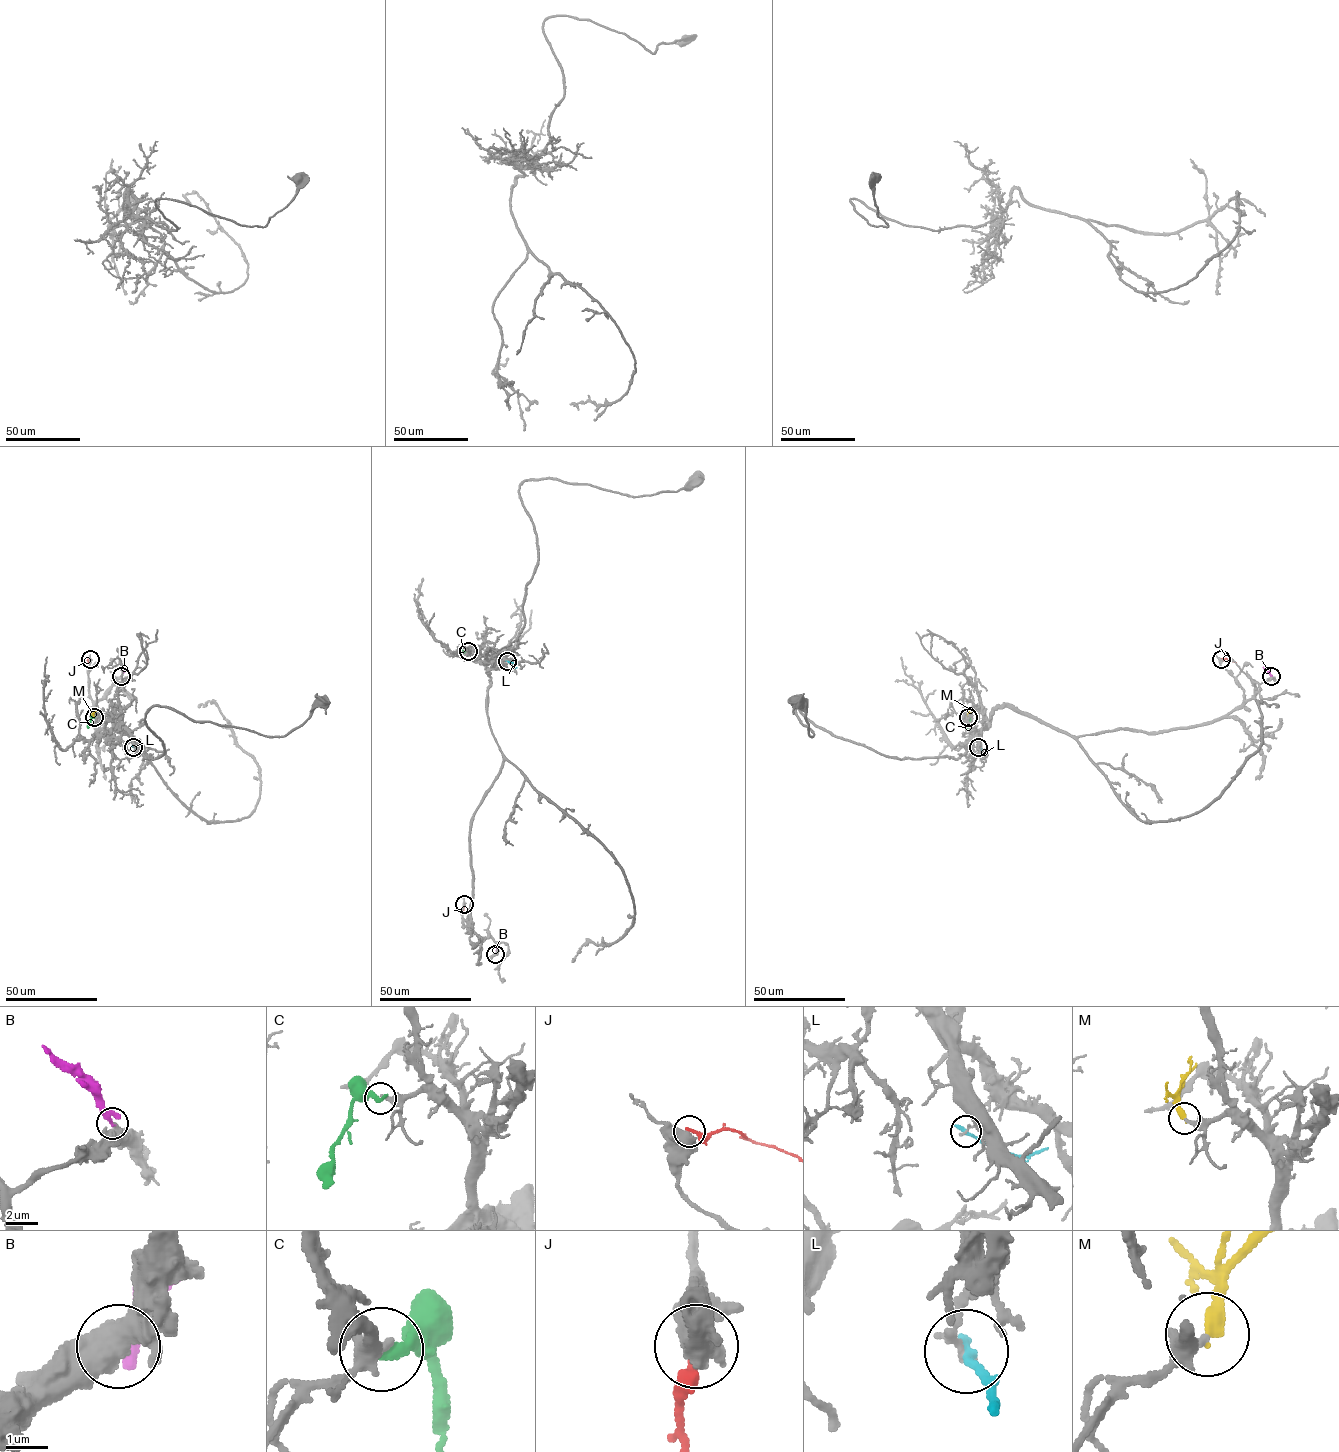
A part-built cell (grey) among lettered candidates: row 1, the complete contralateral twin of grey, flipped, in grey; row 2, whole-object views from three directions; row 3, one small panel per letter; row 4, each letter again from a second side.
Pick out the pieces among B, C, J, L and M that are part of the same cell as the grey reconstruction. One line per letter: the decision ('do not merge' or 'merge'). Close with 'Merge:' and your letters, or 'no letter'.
B: merge
C: do not merge
J: do not merge
L: do not merge
M: merge
Merge: B, M

